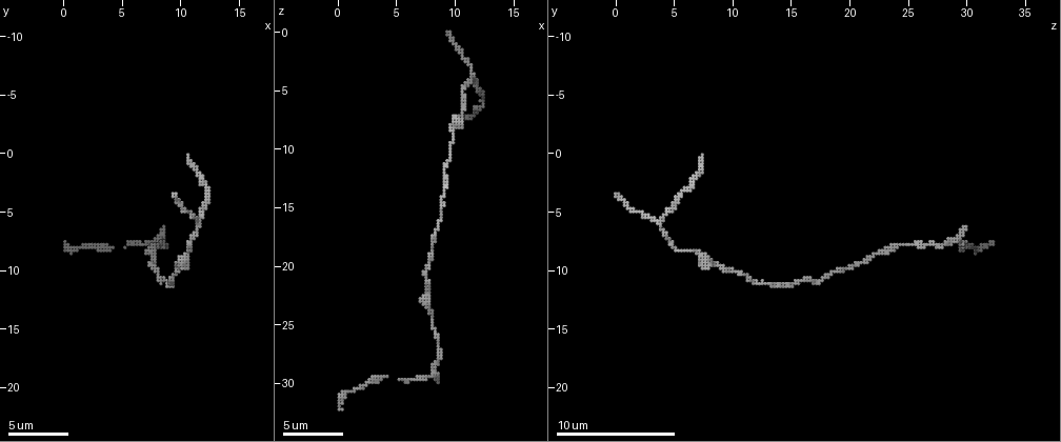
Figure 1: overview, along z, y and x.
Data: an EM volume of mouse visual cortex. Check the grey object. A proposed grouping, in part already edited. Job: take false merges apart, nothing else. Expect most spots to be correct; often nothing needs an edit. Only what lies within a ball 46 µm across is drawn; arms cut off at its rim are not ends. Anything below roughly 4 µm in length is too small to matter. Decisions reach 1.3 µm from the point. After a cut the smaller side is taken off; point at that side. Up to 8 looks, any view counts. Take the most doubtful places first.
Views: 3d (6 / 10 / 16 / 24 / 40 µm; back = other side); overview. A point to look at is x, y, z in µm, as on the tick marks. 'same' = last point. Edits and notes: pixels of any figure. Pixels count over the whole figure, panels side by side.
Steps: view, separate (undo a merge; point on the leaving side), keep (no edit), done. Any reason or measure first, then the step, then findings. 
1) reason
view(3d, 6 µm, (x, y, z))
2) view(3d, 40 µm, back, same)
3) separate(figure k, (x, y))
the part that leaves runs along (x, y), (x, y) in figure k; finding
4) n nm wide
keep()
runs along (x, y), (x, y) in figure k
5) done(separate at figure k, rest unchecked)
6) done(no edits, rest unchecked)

view(3d, 16 µm, (11.6, 5.6, 3.8))

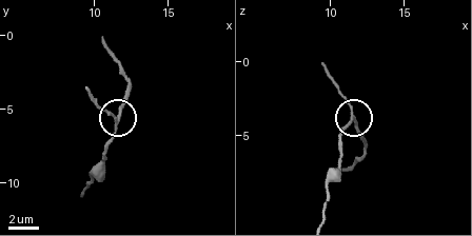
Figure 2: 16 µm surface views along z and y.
from behind
view(3d, 16 µm, back, same)

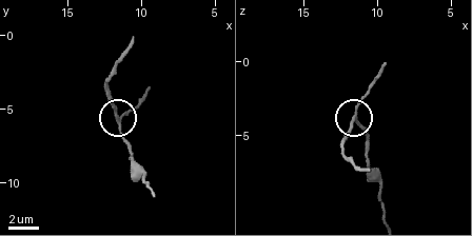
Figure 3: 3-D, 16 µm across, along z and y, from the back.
separate(figure 3, (114, 104))
the part that leaves runs along (117, 119), (105, 82), (132, 38) in figure 3; two neurons meet here

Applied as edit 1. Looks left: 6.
view(3d, 16 µm, (8.4, 10.8, 16.8))

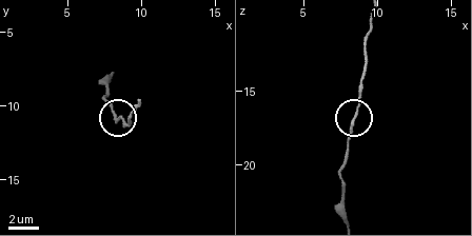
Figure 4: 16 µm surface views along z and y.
zoom in
view(3d, 6 µm, (8.6, 10.8, 16.8))

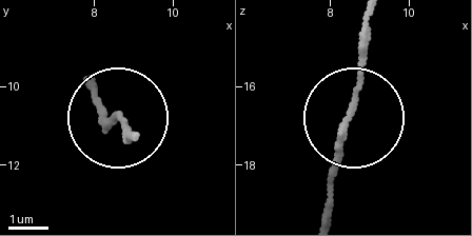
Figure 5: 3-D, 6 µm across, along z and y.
160 nm wide
keep()
continuous, no second neuron

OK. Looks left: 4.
calibre changes
view(3d, 10 µm, (10.4, 8.4, 6.8))

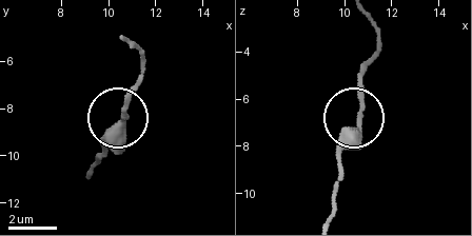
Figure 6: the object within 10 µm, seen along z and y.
keep()
runs along (333, 217), (340, 144), (359, 114), (359, 67) in figure 6; continuous, no second neuron

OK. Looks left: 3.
view(3d, 16 µm, (7.8, 7.8, 24.0))

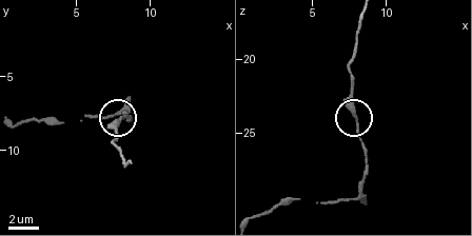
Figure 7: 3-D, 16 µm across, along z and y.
keep()
all the same neuron

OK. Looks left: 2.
done(separate at figure 3, rest unchecked)

